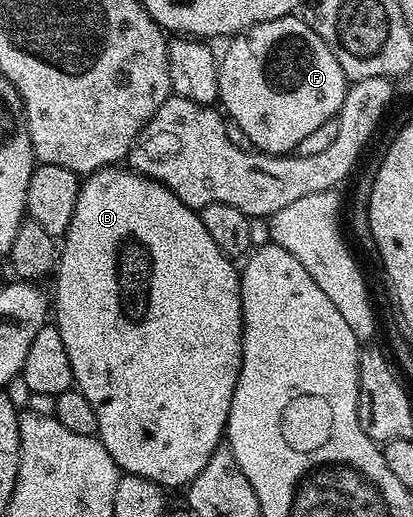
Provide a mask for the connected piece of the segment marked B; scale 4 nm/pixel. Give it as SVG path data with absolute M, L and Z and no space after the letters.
M119 164L104 166L102 170L95 170L82 179L79 195L77 196L77 208L73 208L73 220L69 220L69 228L63 233L61 249L57 254L57 273L54 275L54 278L56 278L55 300L53 296L53 324L61 332L61 341L65 344L65 352L69 356L69 364L73 368L74 385L85 396L85 400L89 400L94 414L97 415L97 424L99 425L97 437L100 442L105 444L109 456L113 456L113 460L119 465L120 471L123 474L136 474L145 480L153 480L157 485L164 488L170 488L170 486L183 488L199 475L201 468L205 468L205 464L209 464L209 456L213 456L213 452L220 449L225 438L229 408L233 400L233 392L237 388L239 369L243 363L243 309L241 308L241 288L239 287L240 271L237 266L234 266L236 263L230 257L224 255L221 248L213 242L213 237L206 231L200 215L192 210L190 206L186 206L168 186L163 186L160 182L146 178L143 174L137 174L134 169L126 168L127 170L122 170L123 168Z

